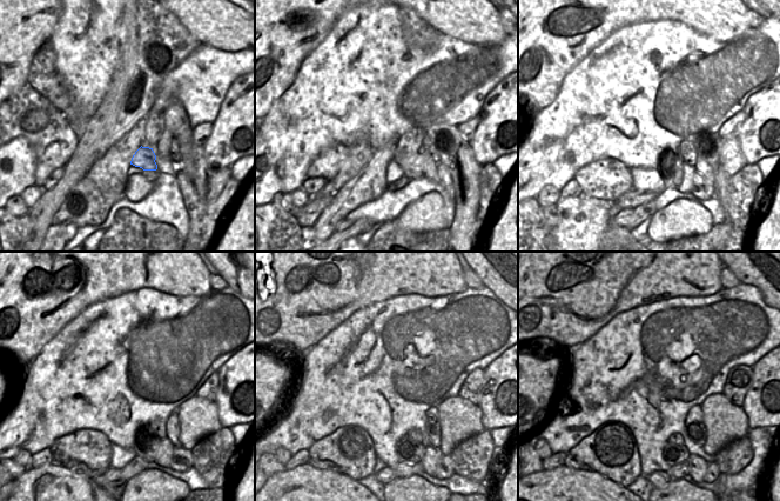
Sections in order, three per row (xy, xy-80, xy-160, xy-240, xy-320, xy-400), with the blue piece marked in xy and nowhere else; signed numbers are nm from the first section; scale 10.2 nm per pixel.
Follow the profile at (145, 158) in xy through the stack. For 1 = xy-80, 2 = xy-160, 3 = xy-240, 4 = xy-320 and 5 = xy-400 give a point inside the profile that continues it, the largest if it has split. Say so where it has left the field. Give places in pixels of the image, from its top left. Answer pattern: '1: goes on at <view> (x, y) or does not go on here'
1: goes on at xy-80 (415, 171)
2: goes on at xy-160 (687, 172)
3: goes on at xy-240 (163, 458)
4: goes on at xy-320 (431, 458)
5: goes on at xy-400 (697, 466)

